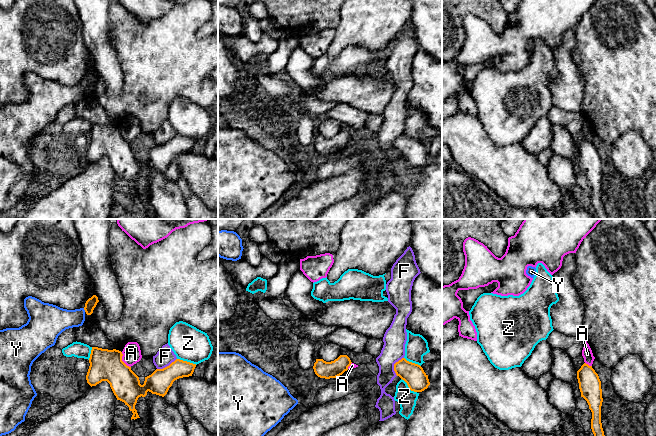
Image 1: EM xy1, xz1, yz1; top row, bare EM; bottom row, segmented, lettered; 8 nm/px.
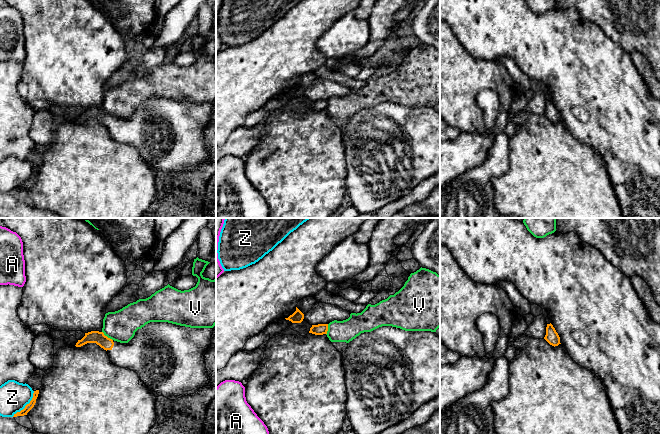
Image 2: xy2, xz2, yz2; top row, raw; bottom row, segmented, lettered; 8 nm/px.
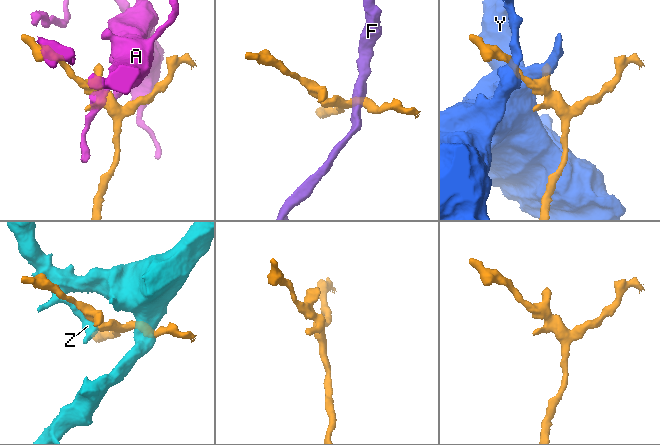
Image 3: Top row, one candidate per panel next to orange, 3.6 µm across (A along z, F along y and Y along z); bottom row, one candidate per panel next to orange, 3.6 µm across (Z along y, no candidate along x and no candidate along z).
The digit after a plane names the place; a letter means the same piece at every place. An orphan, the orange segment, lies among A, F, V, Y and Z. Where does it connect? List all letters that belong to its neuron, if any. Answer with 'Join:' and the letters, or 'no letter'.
Join: no letter

